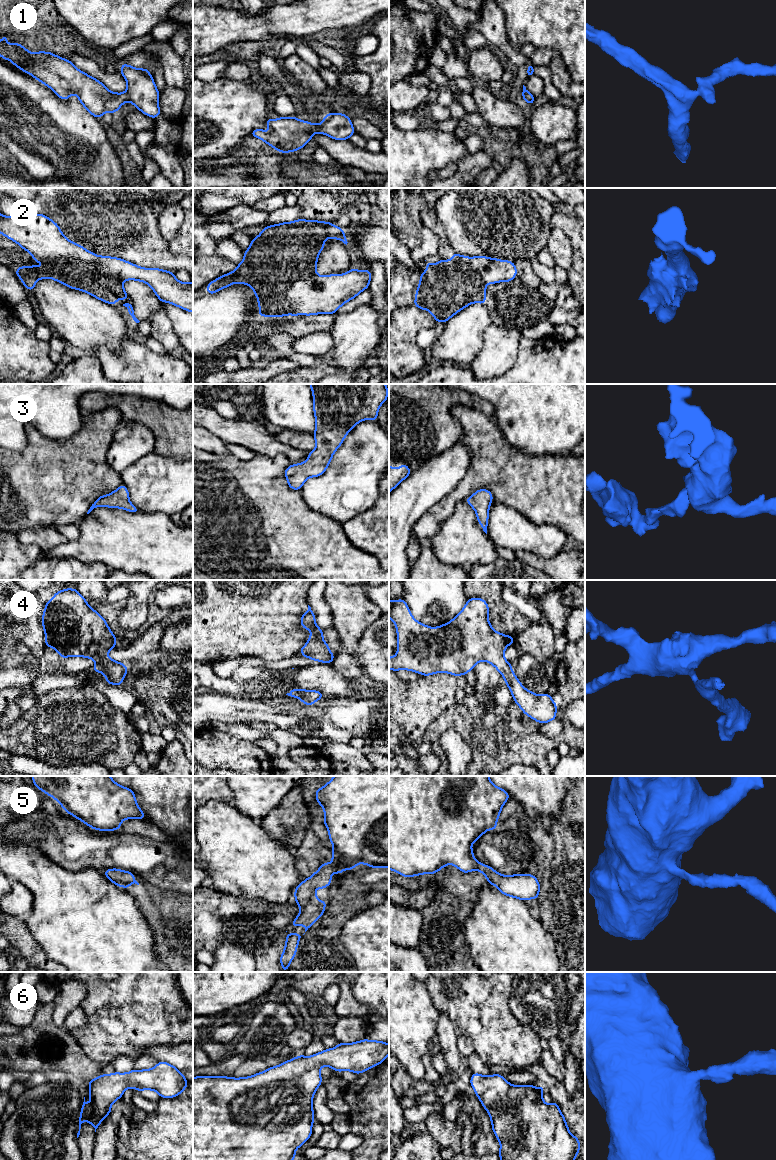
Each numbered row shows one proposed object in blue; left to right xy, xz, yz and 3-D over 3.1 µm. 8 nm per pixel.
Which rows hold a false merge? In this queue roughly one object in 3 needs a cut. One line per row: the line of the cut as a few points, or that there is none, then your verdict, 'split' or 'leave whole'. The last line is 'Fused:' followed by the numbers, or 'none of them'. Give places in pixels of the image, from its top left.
1: no cut | leave whole
2: no cut | leave whole
3: no cut | leave whole
4: no cut | leave whole
5: no cut | leave whole
6: no cut | leave whole
Fused: none of them

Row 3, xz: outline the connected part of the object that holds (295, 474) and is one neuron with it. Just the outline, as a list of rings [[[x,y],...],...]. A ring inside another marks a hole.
[[[309,384],[313,394],[313,410],[315,415],[314,439],[316,447],[308,453],[308,459],[303,463],[292,464],[285,469],[284,475],[288,486],[300,490],[305,481],[310,477],[318,477],[325,473],[333,454],[341,446],[346,435],[361,421],[370,419],[377,421],[380,406],[388,398],[388,387],[385,384]]]

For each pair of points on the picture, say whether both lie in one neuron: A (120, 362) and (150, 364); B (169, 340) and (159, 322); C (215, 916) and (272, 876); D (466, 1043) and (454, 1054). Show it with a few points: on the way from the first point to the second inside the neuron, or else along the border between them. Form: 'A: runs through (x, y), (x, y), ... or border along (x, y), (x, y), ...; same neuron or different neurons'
A: runs through (127, 364), (143, 364); same neuron
B: runs through (166, 336), (161, 326); same neuron
C: border along (218, 892), (264, 900); different neurons
D: border along (457, 1036), (457, 1048), (462, 1055); different neurons

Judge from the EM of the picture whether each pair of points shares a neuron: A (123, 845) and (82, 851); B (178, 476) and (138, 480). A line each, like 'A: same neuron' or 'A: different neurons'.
A: same neuron
B: same neuron

